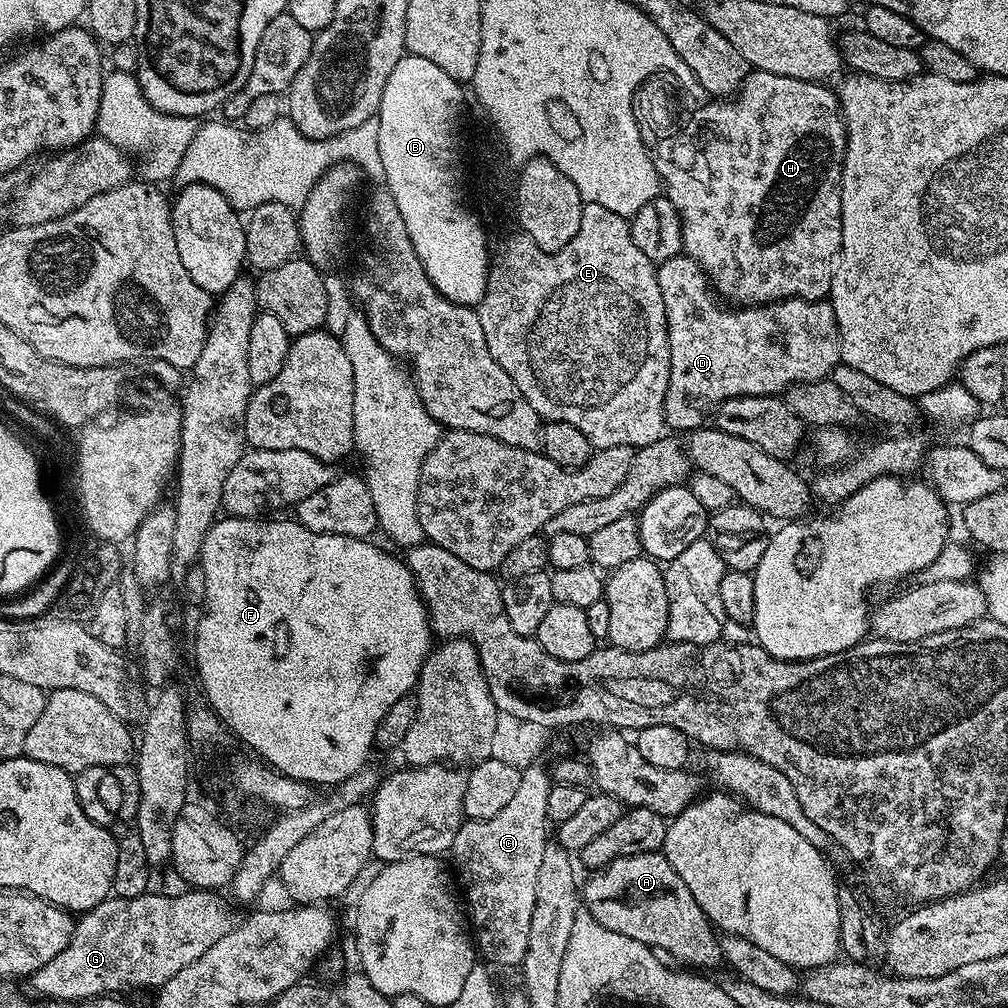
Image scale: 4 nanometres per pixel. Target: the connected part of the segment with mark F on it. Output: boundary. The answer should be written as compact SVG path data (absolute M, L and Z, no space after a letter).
M225 515L223 518L217 519L215 524L205 536L204 544L201 546L199 554L199 567L203 568L206 574L206 598L202 605L204 613L200 616L200 621L196 624L196 672L200 675L200 684L204 687L204 696L207 707L215 712L216 717L224 724L225 729L229 733L233 732L242 743L248 748L253 748L255 755L259 757L268 767L276 769L284 776L288 776L291 780L304 780L306 783L319 786L319 784L328 784L327 786L335 786L344 779L350 778L360 769L369 763L368 755L374 752L376 743L376 731L382 722L382 718L386 718L386 714L390 710L390 706L394 706L394 702L398 702L398 698L409 695L416 687L416 680L420 677L420 667L423 666L424 660L427 658L430 649L434 644L434 633L428 622L428 609L424 606L424 600L420 597L420 592L416 589L416 579L410 574L407 563L403 559L400 560L396 556L391 556L388 552L383 552L373 541L368 538L359 536L343 536L342 534L322 534L310 530L306 526L302 526L294 518L288 520L260 520L264 518L245 518L242 516Z

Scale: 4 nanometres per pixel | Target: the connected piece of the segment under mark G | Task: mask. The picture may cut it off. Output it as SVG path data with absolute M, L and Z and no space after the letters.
M186 890L177 896L167 894L159 894L160 896L152 896L153 894L145 894L136 898L122 898L113 895L111 898L103 900L98 906L94 906L88 912L83 913L75 921L72 937L66 946L66 950L62 950L62 954L58 954L58 958L50 958L50 962L46 962L46 966L42 966L37 972L33 972L30 977L32 988L36 991L35 995L40 998L51 998L54 1000L90 1000L93 998L103 997L105 994L116 994L119 988L152 988L159 989L165 984L172 975L178 974L180 970L195 962L206 950L210 949L223 935L231 931L234 927L234 919L232 920L232 912L228 909L228 904L223 900L221 893L216 890Z

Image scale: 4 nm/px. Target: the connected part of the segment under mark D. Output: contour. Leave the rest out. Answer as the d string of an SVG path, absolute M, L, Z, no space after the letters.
M678 255L674 258L666 258L656 265L656 281L658 290L662 290L662 302L666 306L666 322L668 323L668 345L670 346L670 378L666 386L666 398L664 399L664 423L669 429L684 428L691 430L701 427L704 420L715 413L716 408L730 398L739 396L775 396L783 393L791 384L801 384L811 380L827 380L835 370L840 359L840 335L838 334L838 322L834 318L834 310L827 299L823 300L781 300L770 304L754 304L751 306L723 306L714 295L714 289L708 282L708 276L702 270L702 266L694 258L686 255Z

